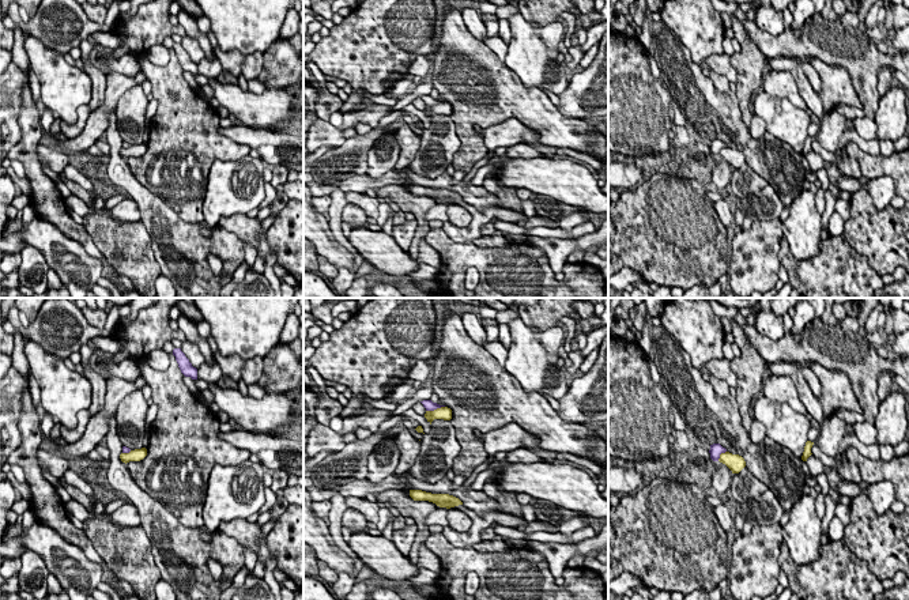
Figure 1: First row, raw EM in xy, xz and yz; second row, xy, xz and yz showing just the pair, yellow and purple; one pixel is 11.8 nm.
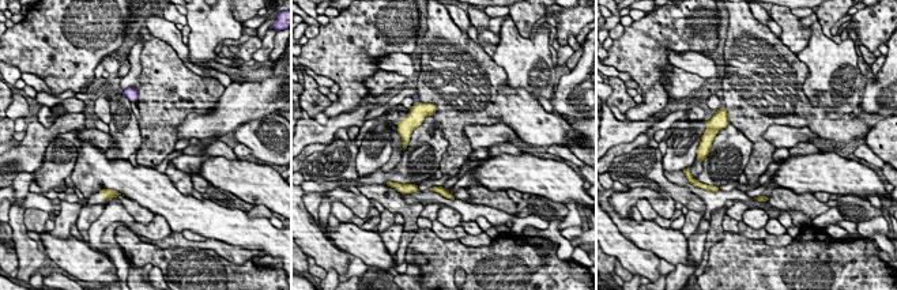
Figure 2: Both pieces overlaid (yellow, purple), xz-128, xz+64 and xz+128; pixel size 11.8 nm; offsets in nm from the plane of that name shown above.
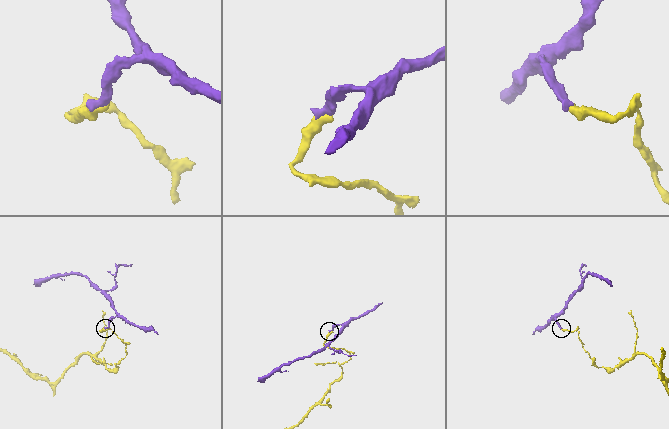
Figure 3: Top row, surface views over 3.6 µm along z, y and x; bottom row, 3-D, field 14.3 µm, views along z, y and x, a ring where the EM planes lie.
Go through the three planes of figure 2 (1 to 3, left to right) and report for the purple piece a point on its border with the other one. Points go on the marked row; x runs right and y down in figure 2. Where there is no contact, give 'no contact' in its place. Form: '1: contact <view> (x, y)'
1: no contact
2: contact xz+64 (417, 102)
3: no contact

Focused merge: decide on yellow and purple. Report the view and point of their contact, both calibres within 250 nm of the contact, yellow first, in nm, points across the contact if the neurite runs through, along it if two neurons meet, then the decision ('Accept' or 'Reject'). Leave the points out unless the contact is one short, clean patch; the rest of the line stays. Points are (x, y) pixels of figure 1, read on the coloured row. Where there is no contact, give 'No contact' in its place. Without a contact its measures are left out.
Touches yellow at xz (434, 410). Thickness 160 nm (yellow) against 120 nm. Boundary: xz (444, 406), (426, 411). Reject

